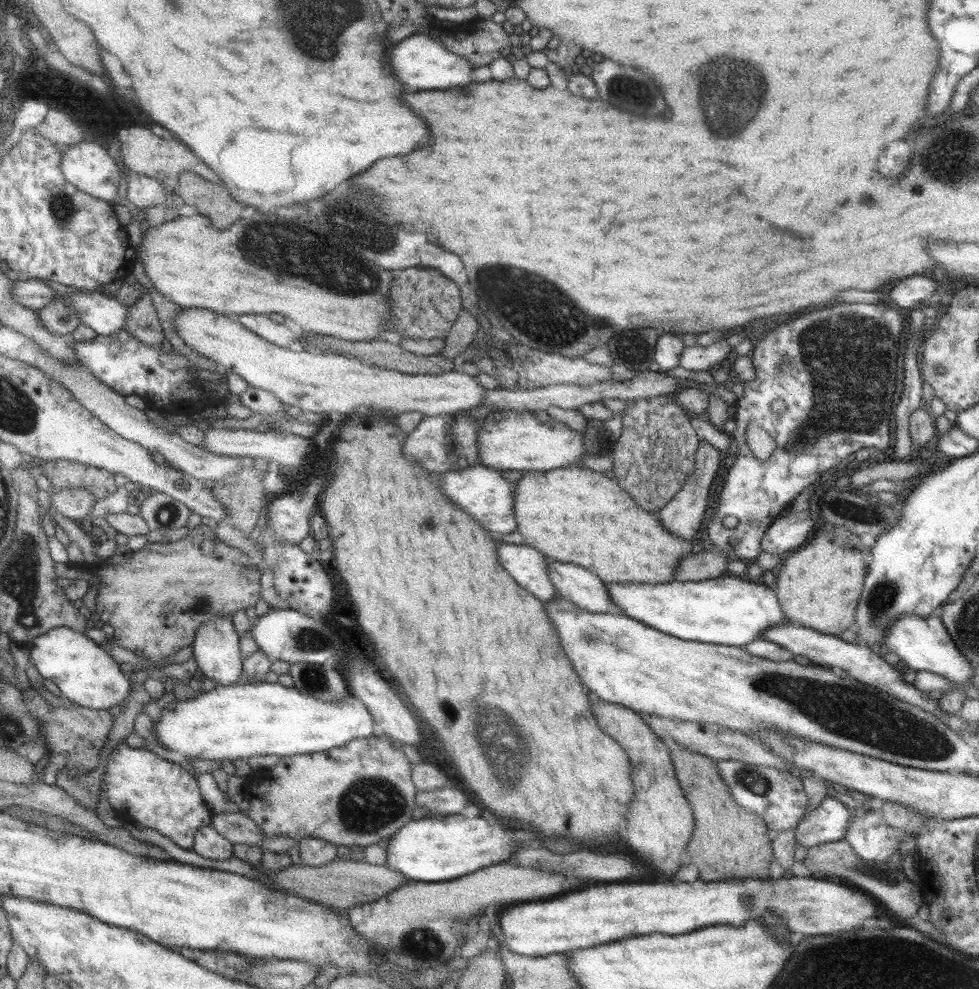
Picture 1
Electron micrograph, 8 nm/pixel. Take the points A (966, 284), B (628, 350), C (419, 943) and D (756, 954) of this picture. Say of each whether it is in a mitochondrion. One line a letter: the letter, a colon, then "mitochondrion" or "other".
A: other
B: mitochondrion
C: mitochondrion
D: other

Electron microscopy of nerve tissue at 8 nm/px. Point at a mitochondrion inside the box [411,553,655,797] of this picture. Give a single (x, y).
(500, 740)

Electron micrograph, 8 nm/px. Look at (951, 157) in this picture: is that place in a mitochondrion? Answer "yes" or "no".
yes

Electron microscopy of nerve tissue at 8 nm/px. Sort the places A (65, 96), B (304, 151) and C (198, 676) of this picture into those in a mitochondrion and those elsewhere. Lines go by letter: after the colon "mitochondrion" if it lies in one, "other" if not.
A: other
B: other
C: other

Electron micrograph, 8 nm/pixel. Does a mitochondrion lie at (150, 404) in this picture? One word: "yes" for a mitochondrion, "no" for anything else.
no

